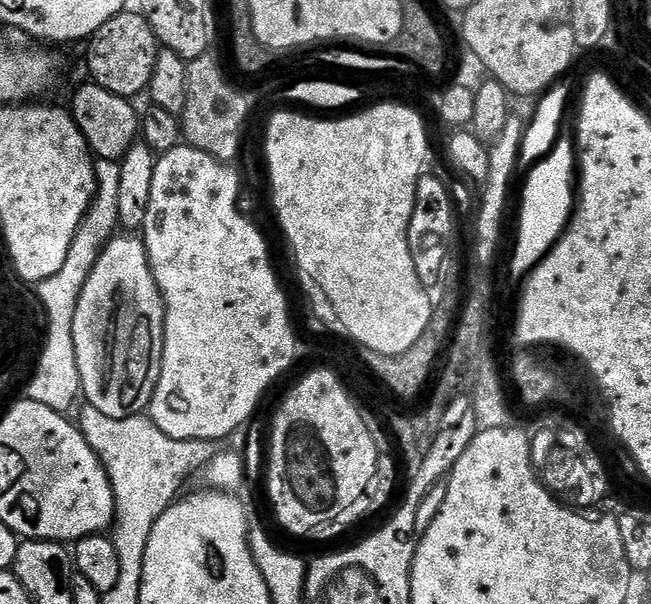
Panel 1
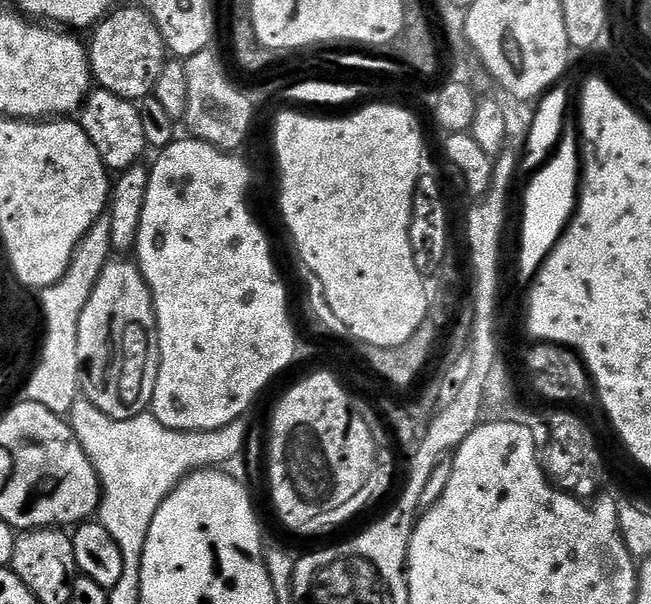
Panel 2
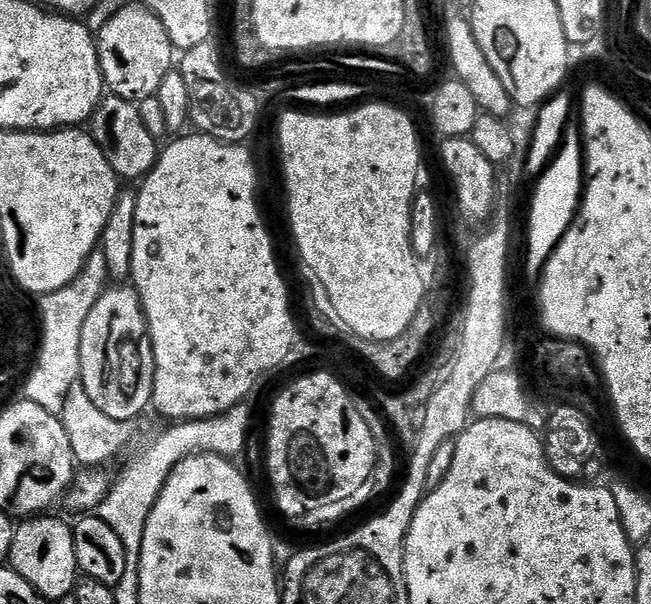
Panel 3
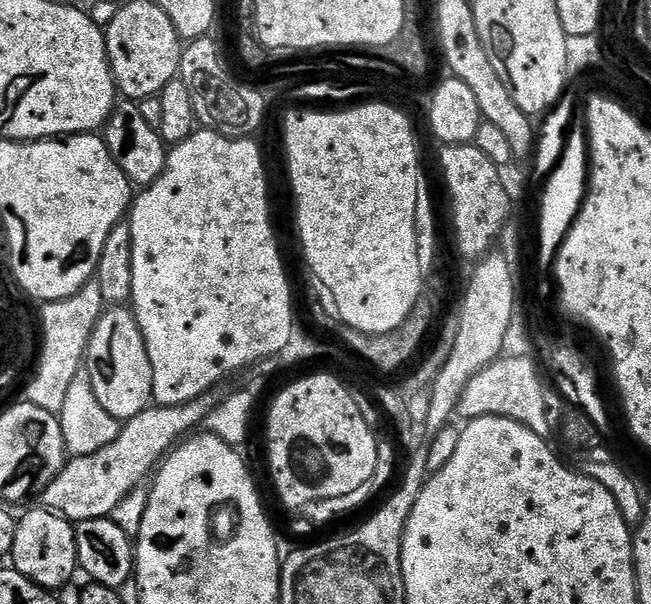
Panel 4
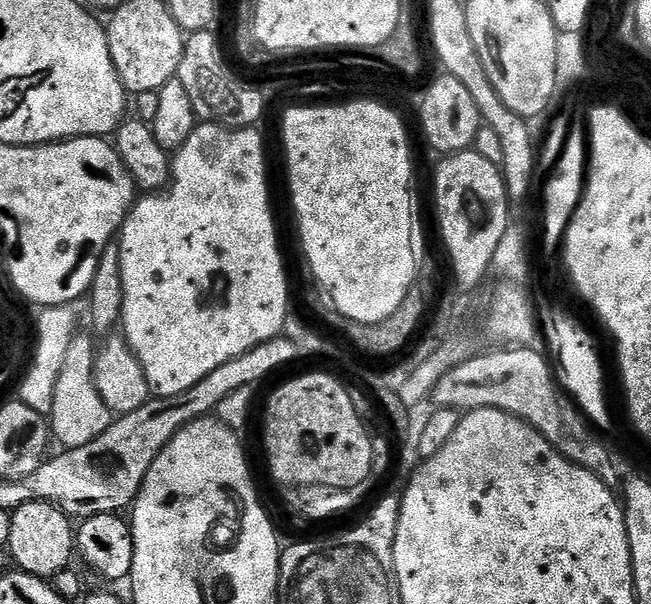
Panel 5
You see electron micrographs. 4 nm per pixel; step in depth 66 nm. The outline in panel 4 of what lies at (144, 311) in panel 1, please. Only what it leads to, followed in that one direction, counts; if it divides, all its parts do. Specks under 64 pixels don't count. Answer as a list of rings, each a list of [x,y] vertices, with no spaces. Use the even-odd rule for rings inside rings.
[[[109,307],[95,324],[88,338],[86,375],[90,386],[94,386],[94,398],[102,402],[106,414],[117,418],[136,416],[153,403],[150,358],[136,327],[136,317],[127,307]],[[107,328],[113,328],[112,336]]]

